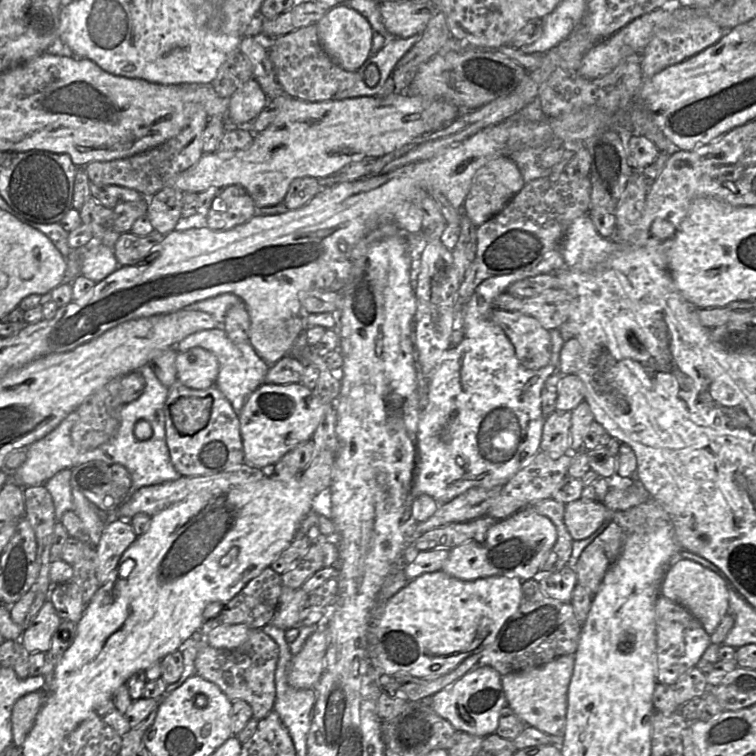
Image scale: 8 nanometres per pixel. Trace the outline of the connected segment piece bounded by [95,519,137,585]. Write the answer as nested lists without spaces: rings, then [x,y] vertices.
[[[130,520],[108,521],[95,545],[97,552],[96,577],[104,584],[126,549],[136,540]]]

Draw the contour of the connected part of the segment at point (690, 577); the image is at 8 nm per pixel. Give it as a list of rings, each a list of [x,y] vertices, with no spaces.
[[[677,558],[673,561],[665,574],[661,594],[688,609],[708,635],[714,633],[728,611],[729,595],[723,579],[692,560]]]

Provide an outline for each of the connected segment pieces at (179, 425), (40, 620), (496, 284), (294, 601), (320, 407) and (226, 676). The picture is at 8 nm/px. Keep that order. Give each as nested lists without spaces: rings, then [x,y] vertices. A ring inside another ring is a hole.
[[[180,397],[171,405],[171,419],[178,432],[193,435],[207,425],[211,410],[209,397]]]
[[[47,600],[34,620],[23,627],[19,640],[27,653],[46,653],[61,622],[53,604]]]
[[[559,250],[550,252],[533,269],[512,274],[492,276],[475,289],[468,307],[463,308],[462,321],[458,324],[464,333],[456,347],[450,347],[434,368],[425,406],[417,427],[417,470],[415,469],[412,494],[418,497],[430,495],[439,504],[444,504],[466,492],[470,488],[493,488],[505,485],[514,475],[524,468],[540,451],[545,418],[541,410],[541,393],[546,380],[558,371],[560,351],[564,340],[559,329],[549,330],[552,343],[551,361],[540,369],[530,370],[522,366],[515,348],[503,329],[491,319],[494,299],[507,292],[515,282],[542,274],[551,274],[565,267]]]
[[[282,586],[278,605],[270,624],[285,631],[296,627],[299,613],[306,606],[307,597],[308,594],[301,588],[291,589]]]
[[[264,382],[251,393],[238,414],[244,463],[271,474],[270,469],[285,454],[311,440],[325,411],[326,405],[301,383]]]
[[[250,628],[247,641],[235,649],[217,649],[203,644],[195,659],[197,675],[216,684],[220,690],[231,700],[243,700],[252,709],[253,717],[259,721],[266,717],[274,708],[276,687],[275,670],[278,660],[278,646],[272,638],[264,633],[262,629]]]

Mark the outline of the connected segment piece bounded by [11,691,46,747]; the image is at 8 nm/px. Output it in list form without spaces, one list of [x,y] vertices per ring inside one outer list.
[[[35,691],[22,696],[14,704],[11,722],[15,746],[20,747],[25,741],[45,700],[46,692]]]

